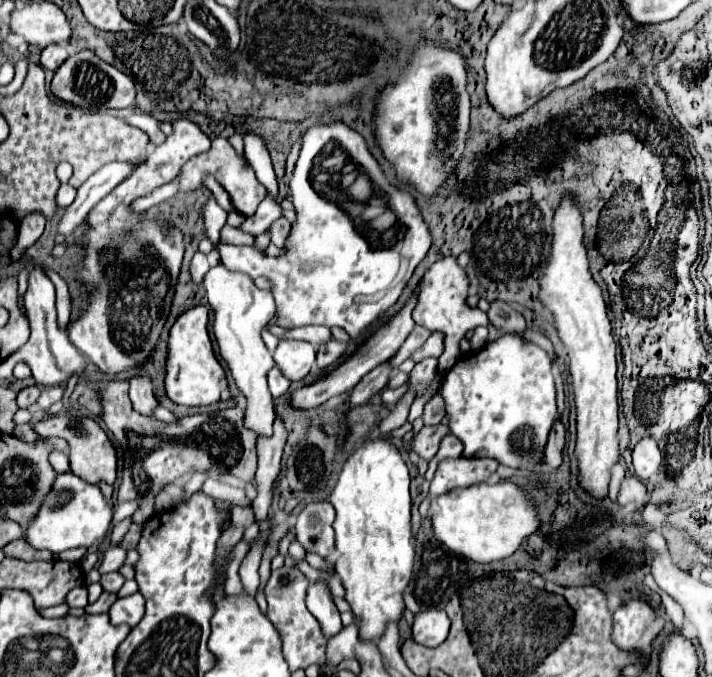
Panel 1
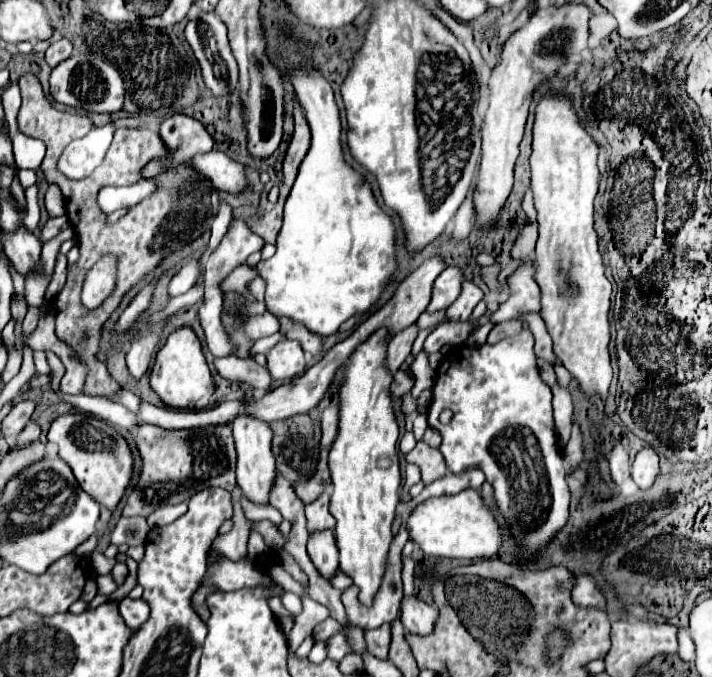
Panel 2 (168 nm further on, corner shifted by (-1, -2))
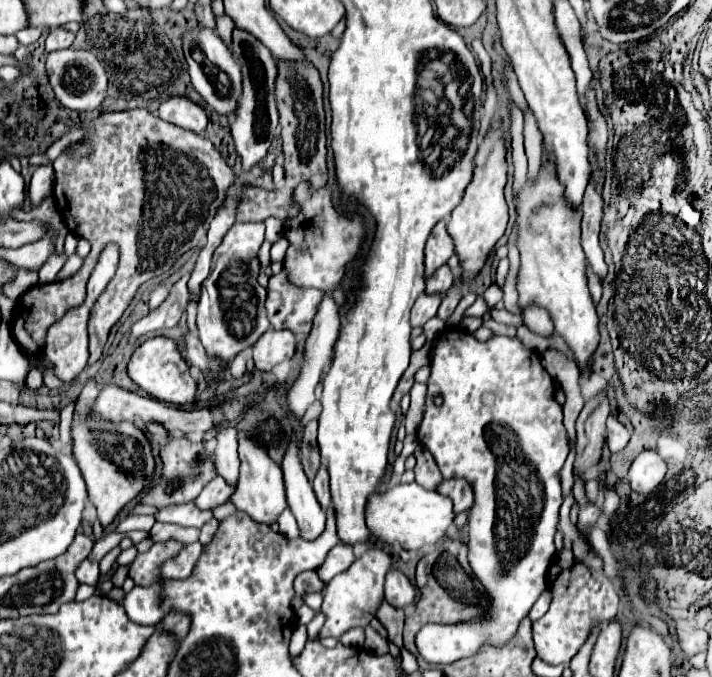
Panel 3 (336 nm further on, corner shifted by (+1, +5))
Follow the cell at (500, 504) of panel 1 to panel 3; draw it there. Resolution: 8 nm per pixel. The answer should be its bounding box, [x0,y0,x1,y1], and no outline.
[366,483,452,551]

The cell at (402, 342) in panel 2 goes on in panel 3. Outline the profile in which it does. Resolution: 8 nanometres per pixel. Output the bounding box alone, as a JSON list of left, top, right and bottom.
[412,293,442,327]

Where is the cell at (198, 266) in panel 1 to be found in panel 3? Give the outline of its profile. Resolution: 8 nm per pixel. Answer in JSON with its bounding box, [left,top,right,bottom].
[148,283,168,309]

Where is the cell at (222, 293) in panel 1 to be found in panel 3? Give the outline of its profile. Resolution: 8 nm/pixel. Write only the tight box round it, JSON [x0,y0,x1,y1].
[230,433,286,525]

